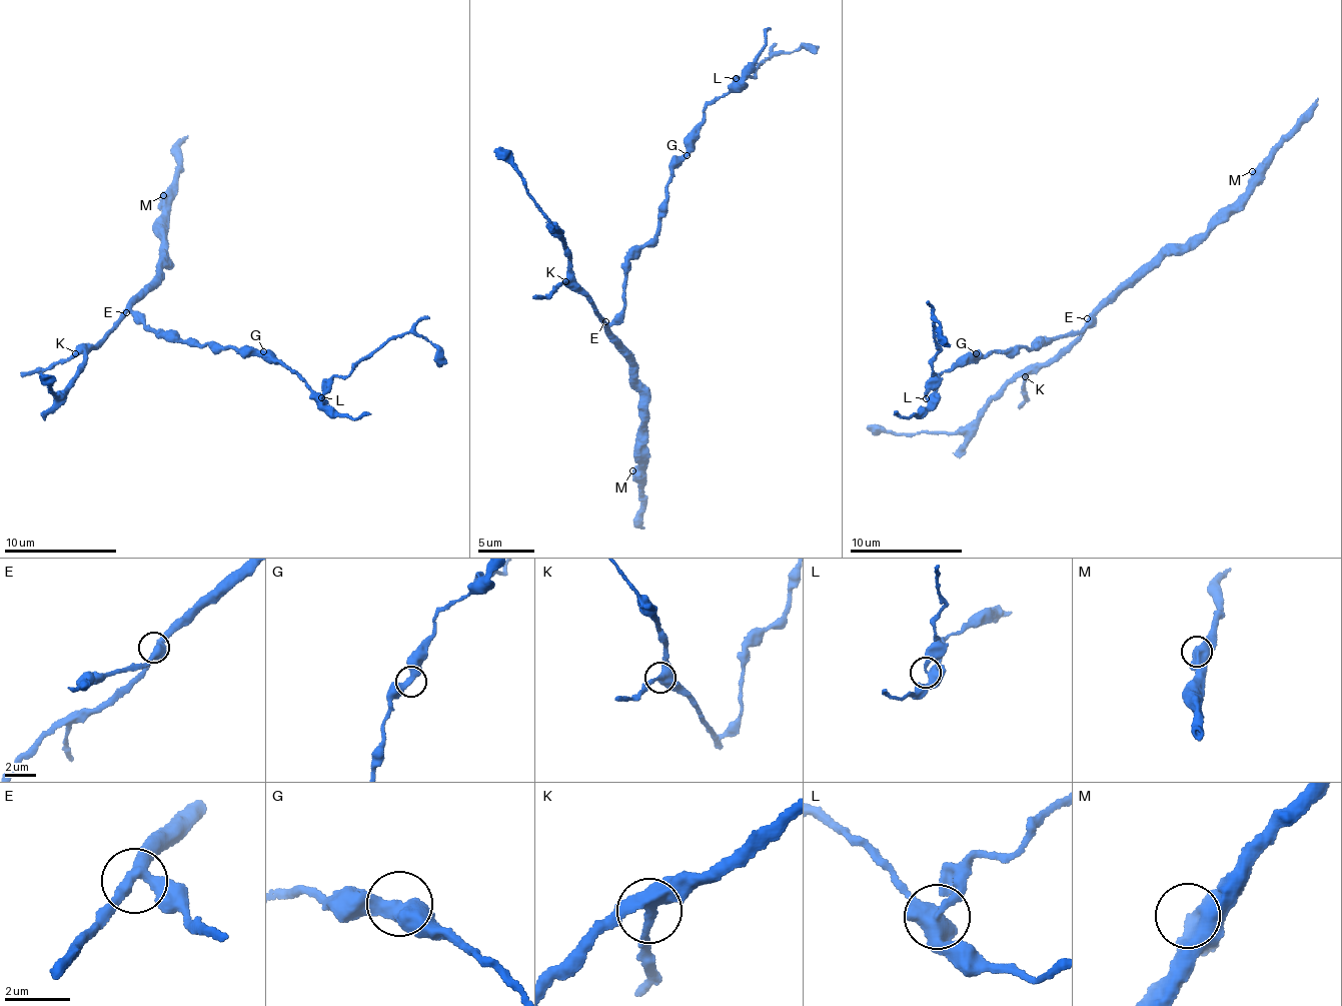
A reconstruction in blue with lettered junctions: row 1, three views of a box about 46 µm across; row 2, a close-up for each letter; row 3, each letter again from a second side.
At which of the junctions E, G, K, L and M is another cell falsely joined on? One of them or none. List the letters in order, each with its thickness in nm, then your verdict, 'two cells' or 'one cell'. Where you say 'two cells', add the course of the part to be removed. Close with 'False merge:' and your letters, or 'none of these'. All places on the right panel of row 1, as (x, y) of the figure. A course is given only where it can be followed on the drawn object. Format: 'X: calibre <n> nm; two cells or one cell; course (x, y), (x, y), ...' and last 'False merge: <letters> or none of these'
E: calibre 300 nm; one cell
G: calibre 440 nm; one cell
K: calibre 320 nm; one cell
L: calibre 400 nm; two cells; course (926, 397), (939, 349), (934, 321), (940, 321), (948, 346)
M: calibre 480 nm; one cell
False merge: L

